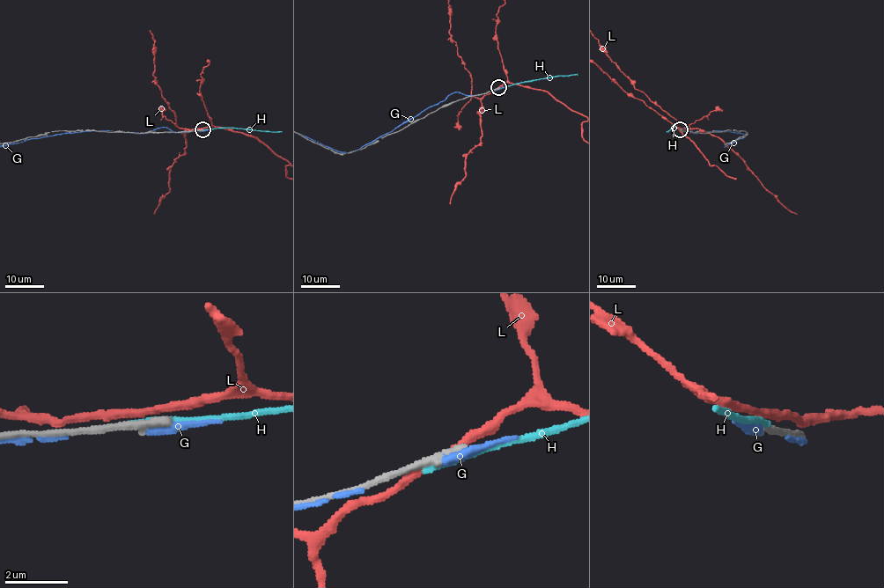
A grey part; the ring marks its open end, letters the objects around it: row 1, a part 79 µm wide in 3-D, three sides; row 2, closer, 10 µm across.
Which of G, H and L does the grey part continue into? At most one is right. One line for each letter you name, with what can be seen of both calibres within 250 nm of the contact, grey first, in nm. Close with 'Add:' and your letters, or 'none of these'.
Add: none of these

